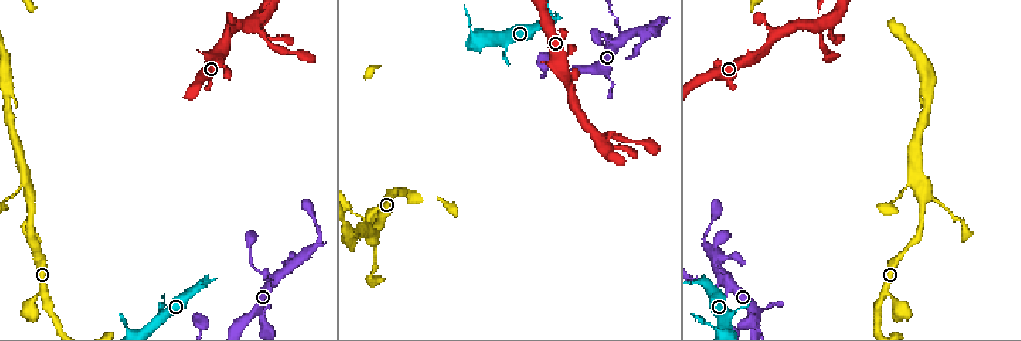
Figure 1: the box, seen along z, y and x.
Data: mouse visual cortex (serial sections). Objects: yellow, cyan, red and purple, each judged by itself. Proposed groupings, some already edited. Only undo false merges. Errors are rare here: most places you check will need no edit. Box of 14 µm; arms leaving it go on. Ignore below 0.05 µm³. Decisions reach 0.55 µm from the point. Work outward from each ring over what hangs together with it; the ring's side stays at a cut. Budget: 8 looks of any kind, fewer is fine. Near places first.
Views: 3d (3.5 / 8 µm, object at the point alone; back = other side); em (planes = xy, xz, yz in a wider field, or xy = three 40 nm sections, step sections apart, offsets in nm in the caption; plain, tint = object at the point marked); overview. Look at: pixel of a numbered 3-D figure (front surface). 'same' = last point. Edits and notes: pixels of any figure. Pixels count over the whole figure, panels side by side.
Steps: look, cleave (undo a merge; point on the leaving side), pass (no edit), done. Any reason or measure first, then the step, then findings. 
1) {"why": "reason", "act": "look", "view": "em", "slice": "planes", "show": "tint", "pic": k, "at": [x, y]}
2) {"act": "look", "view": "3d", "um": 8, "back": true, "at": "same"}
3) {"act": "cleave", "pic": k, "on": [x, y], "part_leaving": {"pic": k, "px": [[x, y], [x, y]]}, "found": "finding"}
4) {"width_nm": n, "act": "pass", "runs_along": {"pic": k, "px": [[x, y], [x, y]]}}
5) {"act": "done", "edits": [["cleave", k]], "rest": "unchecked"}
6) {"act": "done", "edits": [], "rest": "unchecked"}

{"why": "thin arm on a thick one", "act": "look", "view": "3d", "um": 8, "pic": 1, "at": [28, 187]}

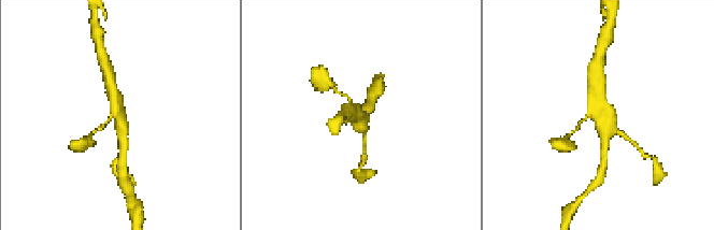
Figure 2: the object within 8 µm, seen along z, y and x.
{"why": "zoom in", "act": "look", "view": "3d", "um": 3.5, "pic": 2, "at": [122, 117]}

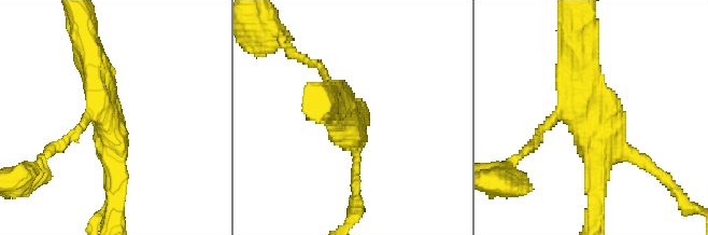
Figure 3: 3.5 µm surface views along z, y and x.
{"arms": 4, "arm_widths_nm": [150, 150, 300, 450], "act": "look", "view": "em", "slice": "xy", "step": 3, "show": "tint", "pic": 3, "at": [593, 124]}

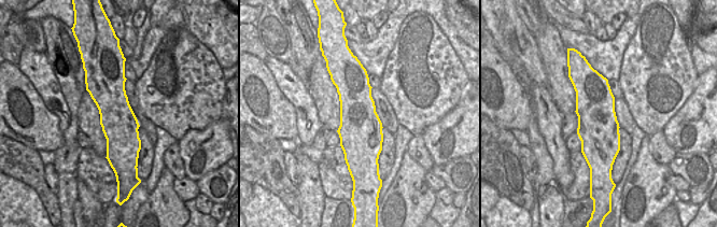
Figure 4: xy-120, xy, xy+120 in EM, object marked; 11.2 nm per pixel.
{"act": "pass", "runs_along": {"pic": 3, "px": [[114, 194], [114, 135], [90, 55]]}, "found": "one cell here"}

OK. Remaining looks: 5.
{"why": "thick turns thin", "act": "look", "view": "3d", "um": 8, "pic": 1, "at": [659, 20]}

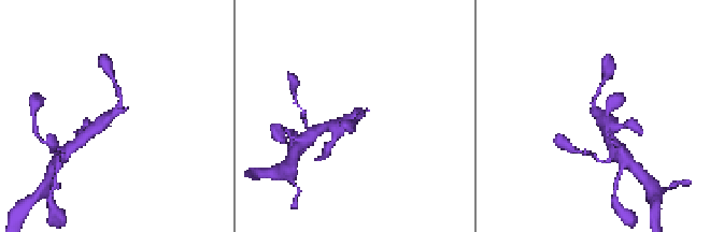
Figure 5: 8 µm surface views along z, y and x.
{"arm_widths_nm": [150, 450], "why": "shape alone is not enough", "act": "look", "view": "em", "slice": "xy", "step": 1, "show": "tint", "pic": 5, "at": [597, 112]}

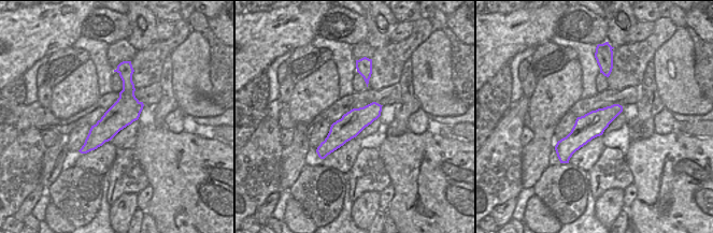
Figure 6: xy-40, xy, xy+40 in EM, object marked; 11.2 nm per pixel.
{"act": "pass", "runs_along": {"pic": 6, "px": [[125, 75], [127, 106], [83, 150]]}, "found": "all the same cell"}

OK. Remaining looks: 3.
{"why": "calibre changes", "act": "look", "view": "3d", "um": 3.5, "pic": 1, "at": [700, 281]}

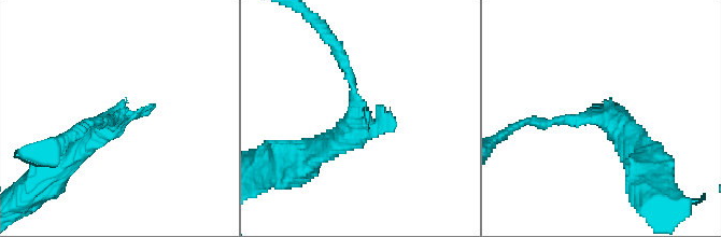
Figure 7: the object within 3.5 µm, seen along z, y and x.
{"act": "look", "view": "em", "slice": "xy", "step": 2, "show": "tint", "pic": 7, "at": [594, 115]}

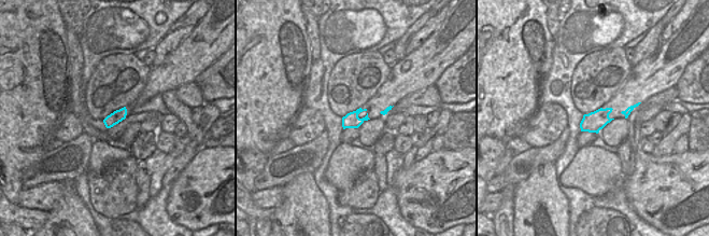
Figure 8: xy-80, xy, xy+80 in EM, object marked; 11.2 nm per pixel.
{"act": "pass", "runs_along": {"pic": 7, "px": [[638, 154], [605, 117], [550, 124]]}, "found": "one cell here"}

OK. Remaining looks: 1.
{"act": "done", "edits": [], "rest": "unchecked"}

